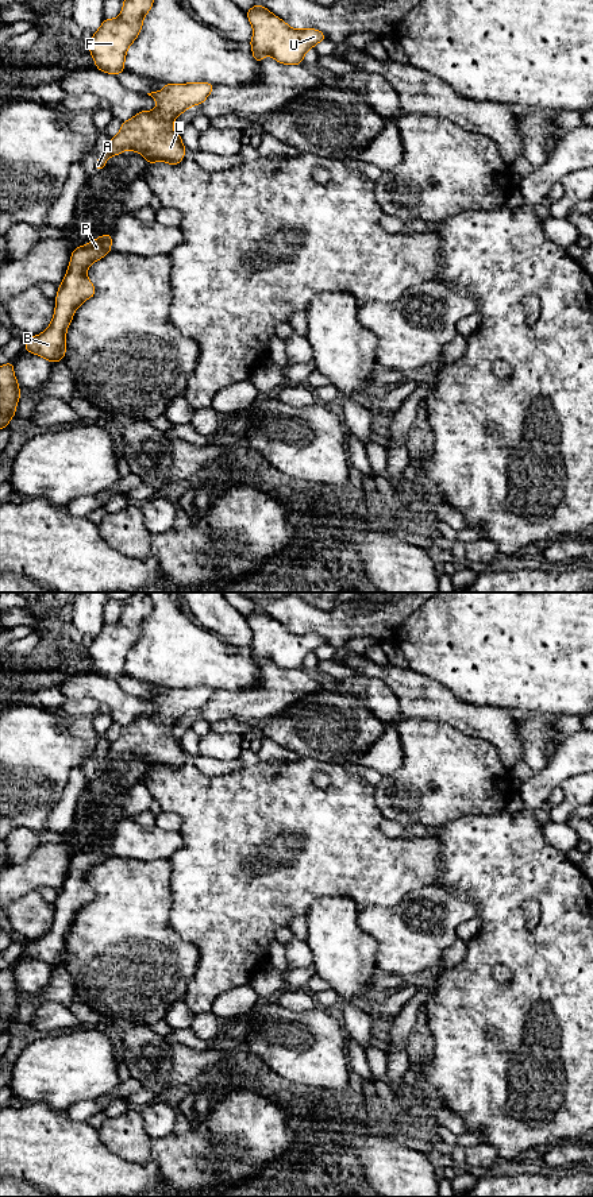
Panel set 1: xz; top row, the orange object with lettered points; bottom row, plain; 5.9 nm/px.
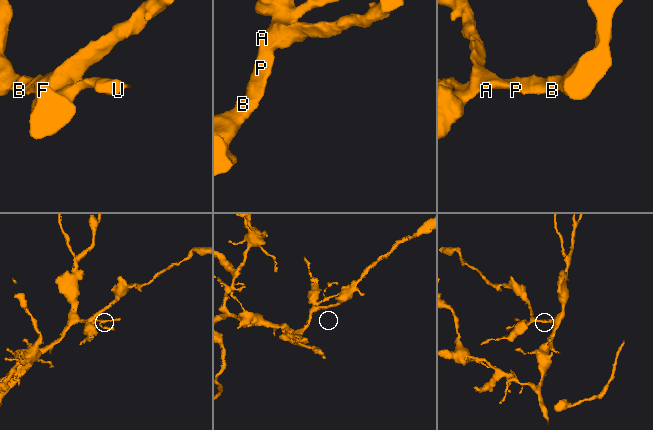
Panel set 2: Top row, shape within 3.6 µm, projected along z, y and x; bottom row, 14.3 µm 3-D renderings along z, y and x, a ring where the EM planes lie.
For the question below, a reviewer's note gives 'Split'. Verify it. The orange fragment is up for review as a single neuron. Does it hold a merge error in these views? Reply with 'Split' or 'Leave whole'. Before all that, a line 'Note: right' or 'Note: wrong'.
Note: wrong
Leave whole

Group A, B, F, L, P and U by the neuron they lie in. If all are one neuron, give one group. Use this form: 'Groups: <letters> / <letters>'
Groups: A B F L P U

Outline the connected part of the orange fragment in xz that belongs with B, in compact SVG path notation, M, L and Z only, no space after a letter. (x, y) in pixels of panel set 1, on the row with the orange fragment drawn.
M112 233L72 251L70 265L55 297L55 312L49 328L38 336L27 337L24 350L51 363L63 360L66 329L76 309L96 294L96 287L86 275L86 269L111 252Z

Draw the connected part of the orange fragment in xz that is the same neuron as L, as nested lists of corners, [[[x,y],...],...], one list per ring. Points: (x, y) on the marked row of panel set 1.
[[[208,82],[165,84],[161,92],[147,93],[157,101],[155,111],[142,111],[122,123],[120,131],[111,138],[108,148],[95,163],[97,170],[104,170],[105,161],[124,150],[132,150],[147,159],[147,165],[165,161],[178,165],[186,147],[181,134],[173,132],[173,123],[189,107],[205,101],[216,85]]]

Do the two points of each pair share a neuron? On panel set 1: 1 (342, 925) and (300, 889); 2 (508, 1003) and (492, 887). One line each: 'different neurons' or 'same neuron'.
1: different neurons
2: same neuron

